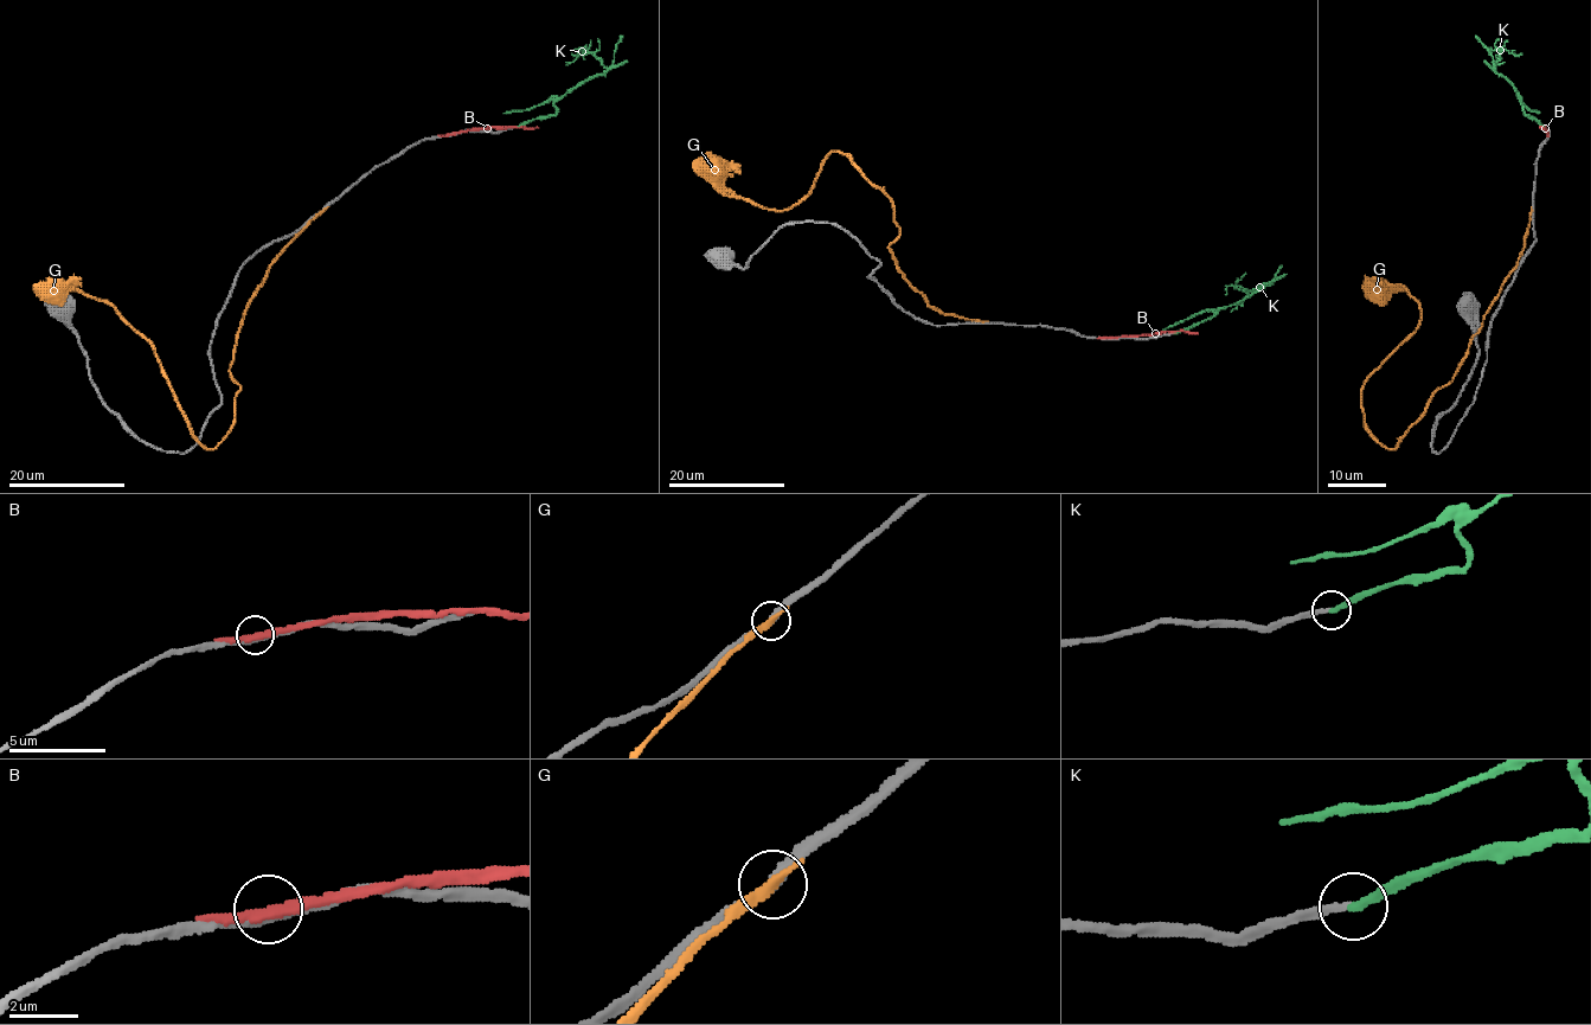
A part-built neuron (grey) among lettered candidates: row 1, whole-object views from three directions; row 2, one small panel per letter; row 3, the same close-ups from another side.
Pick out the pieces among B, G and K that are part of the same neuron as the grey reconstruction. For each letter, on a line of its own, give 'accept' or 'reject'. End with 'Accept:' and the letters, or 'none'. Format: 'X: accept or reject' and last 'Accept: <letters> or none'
B: reject
G: reject
K: accept
Accept: K

